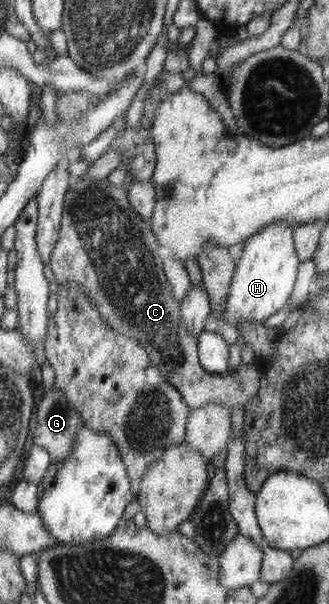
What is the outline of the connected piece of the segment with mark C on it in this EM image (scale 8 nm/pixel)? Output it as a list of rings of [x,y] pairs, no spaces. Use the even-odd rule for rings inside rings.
[[[85,174],[70,180],[59,241],[51,259],[54,281],[58,285],[80,284],[84,288],[84,295],[90,297],[108,323],[111,323],[121,334],[139,339],[163,376],[167,377],[168,382],[182,393],[191,411],[211,403],[219,403],[228,411],[232,411],[236,405],[244,407],[257,396],[262,371],[254,362],[243,365],[240,370],[228,377],[204,370],[199,358],[199,338],[193,335],[186,325],[181,311],[182,305],[172,297],[170,283],[164,273],[162,259],[165,250],[160,246],[156,233],[152,232],[149,221],[135,212],[127,193],[123,186],[112,186],[106,179],[92,179]]]

